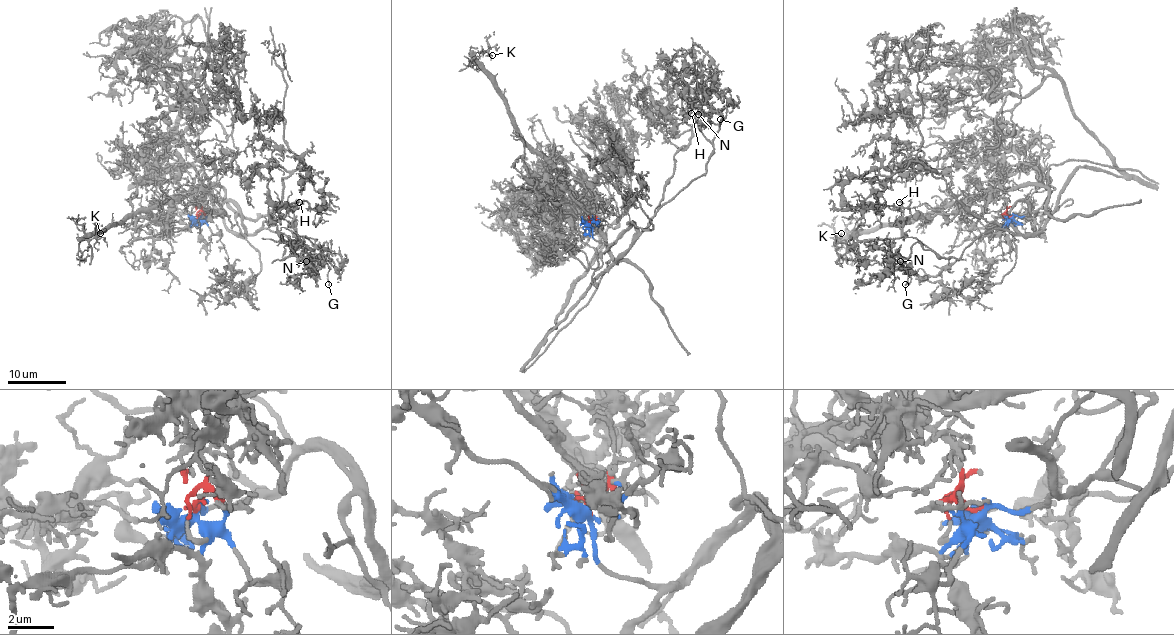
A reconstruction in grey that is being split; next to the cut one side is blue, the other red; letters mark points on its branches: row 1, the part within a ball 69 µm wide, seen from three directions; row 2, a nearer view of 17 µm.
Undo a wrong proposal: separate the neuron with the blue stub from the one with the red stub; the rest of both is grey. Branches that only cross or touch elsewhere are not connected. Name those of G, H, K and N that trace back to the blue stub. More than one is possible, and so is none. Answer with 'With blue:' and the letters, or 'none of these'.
With blue: G, H, N

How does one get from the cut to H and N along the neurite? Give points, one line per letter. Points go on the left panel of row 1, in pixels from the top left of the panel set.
H: (199, 216), (232, 200), (248, 234), (283, 232), (313, 258), (321, 250), (297, 234), (292, 205), (299, 202)
N: (199, 216), (232, 200), (248, 234), (283, 232), (313, 258), (326, 244), (309, 269), (306, 261)

